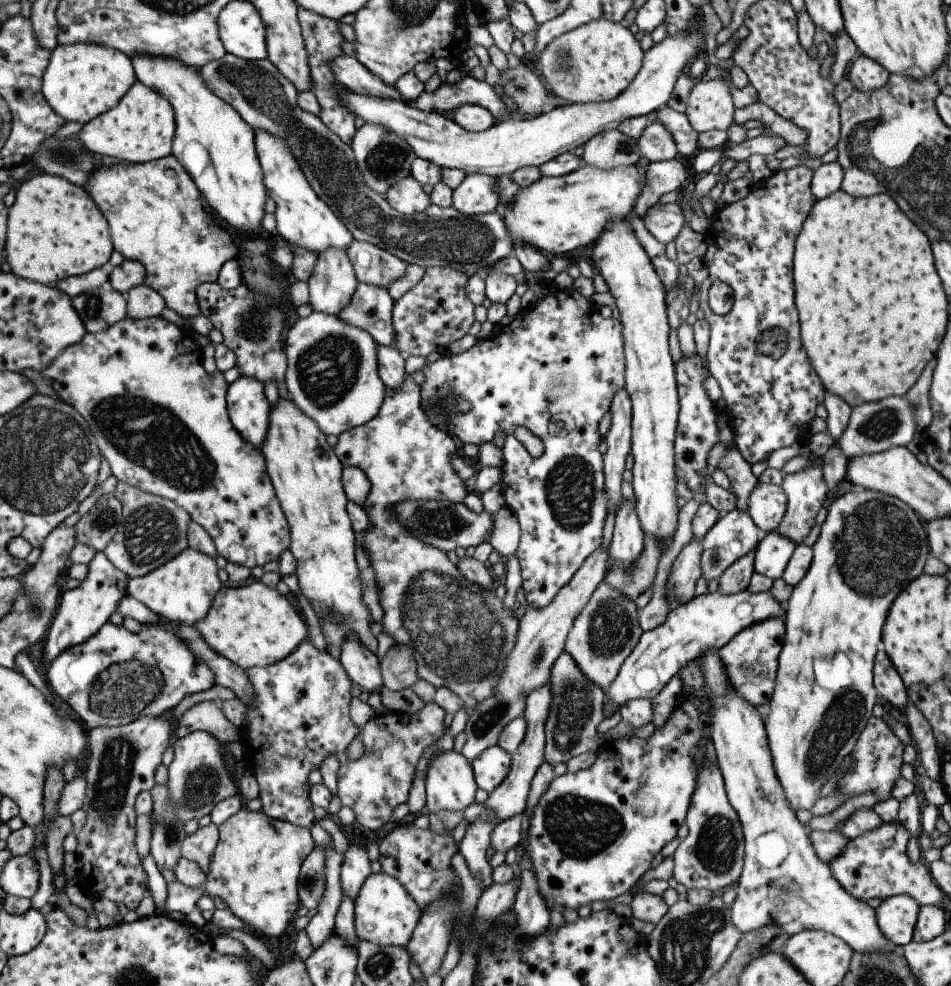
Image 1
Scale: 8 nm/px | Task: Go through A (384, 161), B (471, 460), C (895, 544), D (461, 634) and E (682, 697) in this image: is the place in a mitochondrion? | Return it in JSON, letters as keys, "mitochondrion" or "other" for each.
{"A":"mitochondrion","B":"other","C":"mitochondrion","D":"mitochondrion","E":"other"}

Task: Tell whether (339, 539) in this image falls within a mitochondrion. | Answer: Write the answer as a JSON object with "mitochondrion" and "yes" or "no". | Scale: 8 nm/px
{"mitochondrion":"no"}

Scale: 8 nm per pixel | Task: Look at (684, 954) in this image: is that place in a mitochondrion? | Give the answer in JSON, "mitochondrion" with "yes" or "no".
{"mitochondrion":"yes"}

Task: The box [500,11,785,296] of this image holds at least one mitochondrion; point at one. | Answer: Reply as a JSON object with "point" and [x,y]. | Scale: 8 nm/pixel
{"point":[562,58]}

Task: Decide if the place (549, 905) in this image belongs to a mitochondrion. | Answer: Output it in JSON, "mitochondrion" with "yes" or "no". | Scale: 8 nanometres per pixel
{"mitochondrion":"no"}

